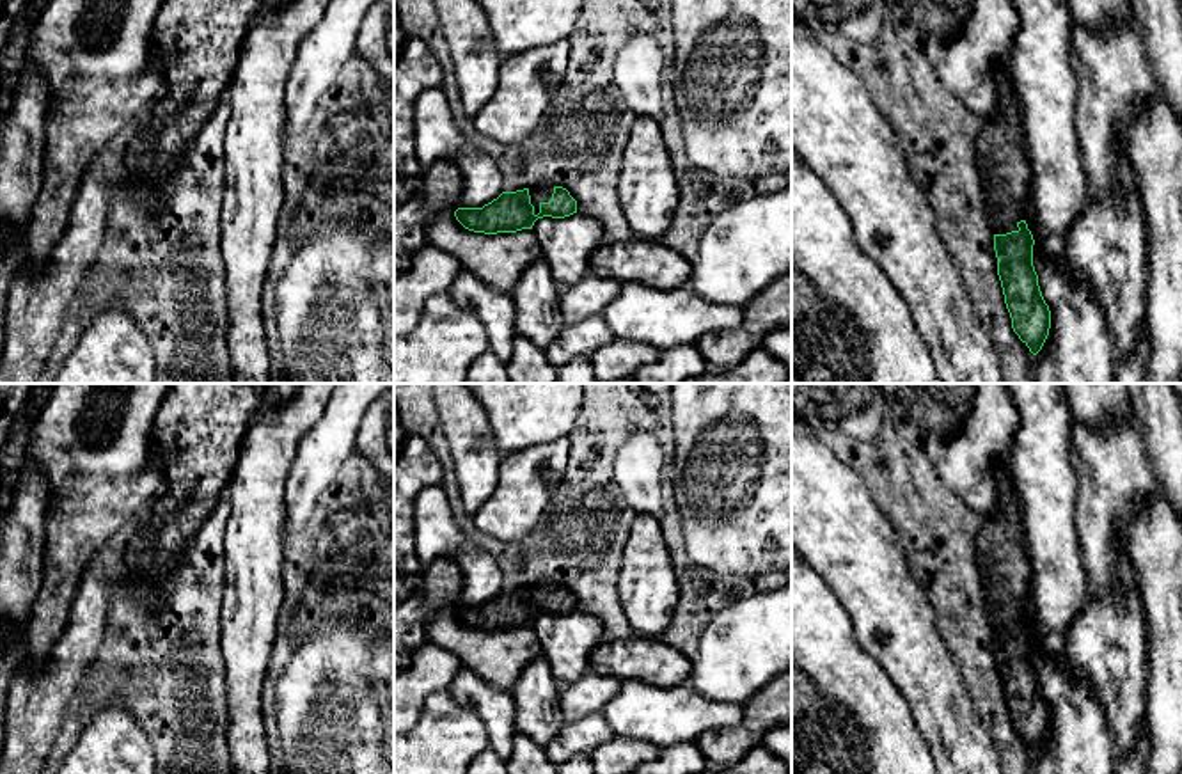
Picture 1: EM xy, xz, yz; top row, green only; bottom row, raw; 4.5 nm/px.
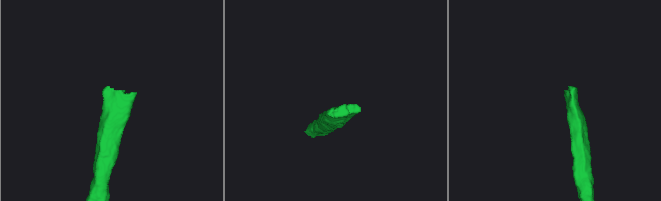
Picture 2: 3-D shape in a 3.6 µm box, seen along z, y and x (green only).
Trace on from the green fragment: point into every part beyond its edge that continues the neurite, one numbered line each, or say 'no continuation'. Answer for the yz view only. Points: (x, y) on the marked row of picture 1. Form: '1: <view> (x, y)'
1: yz (1003, 164)

